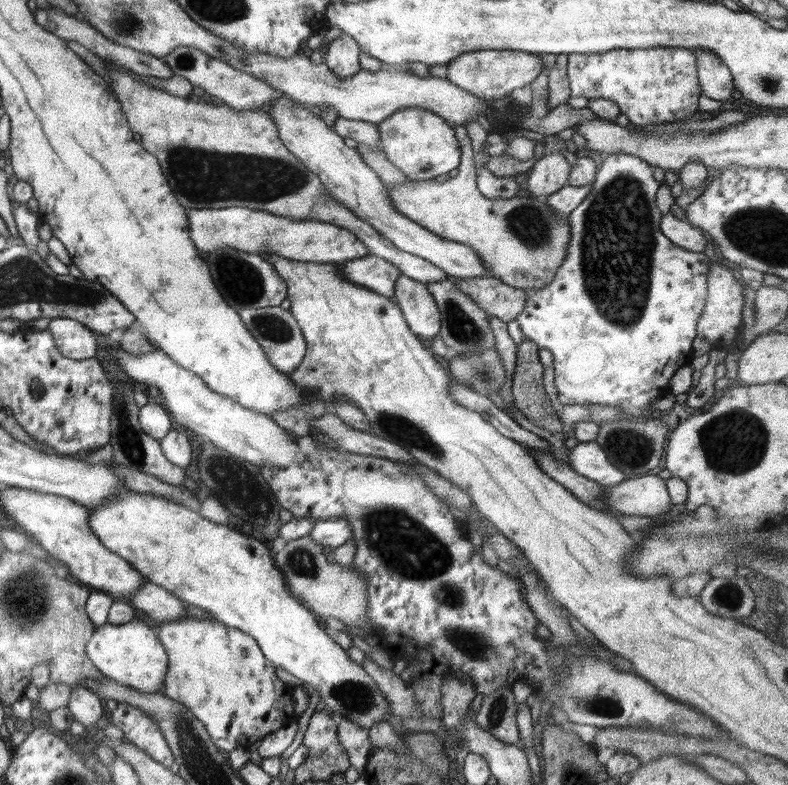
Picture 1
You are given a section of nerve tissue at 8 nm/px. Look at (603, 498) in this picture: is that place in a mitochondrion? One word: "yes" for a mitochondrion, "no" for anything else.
no

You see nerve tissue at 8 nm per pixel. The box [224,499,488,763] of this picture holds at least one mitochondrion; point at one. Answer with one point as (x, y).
(406, 547)

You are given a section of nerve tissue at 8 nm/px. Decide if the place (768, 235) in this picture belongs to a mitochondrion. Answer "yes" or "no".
yes

